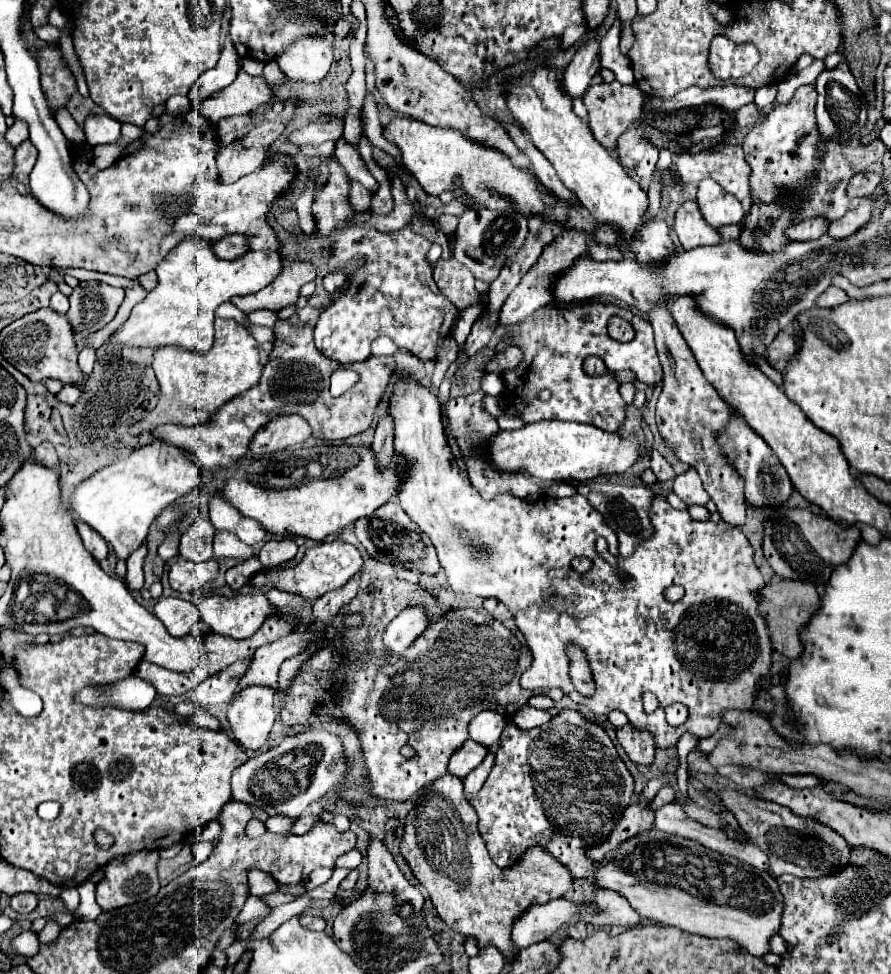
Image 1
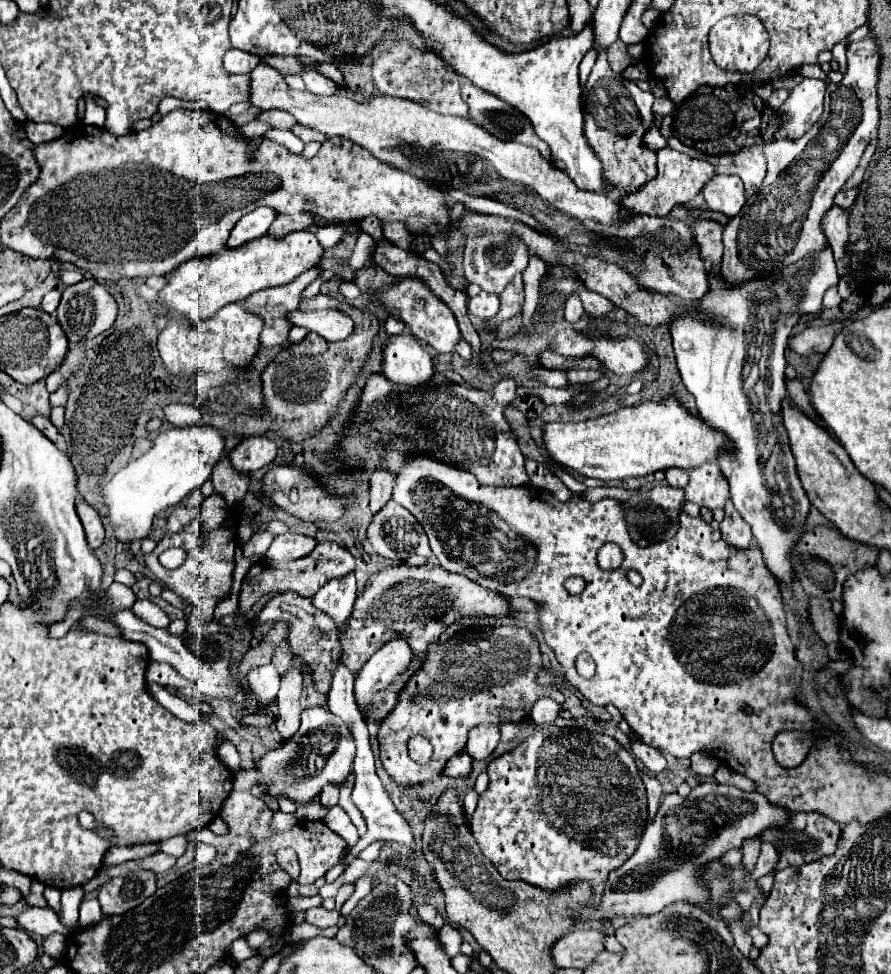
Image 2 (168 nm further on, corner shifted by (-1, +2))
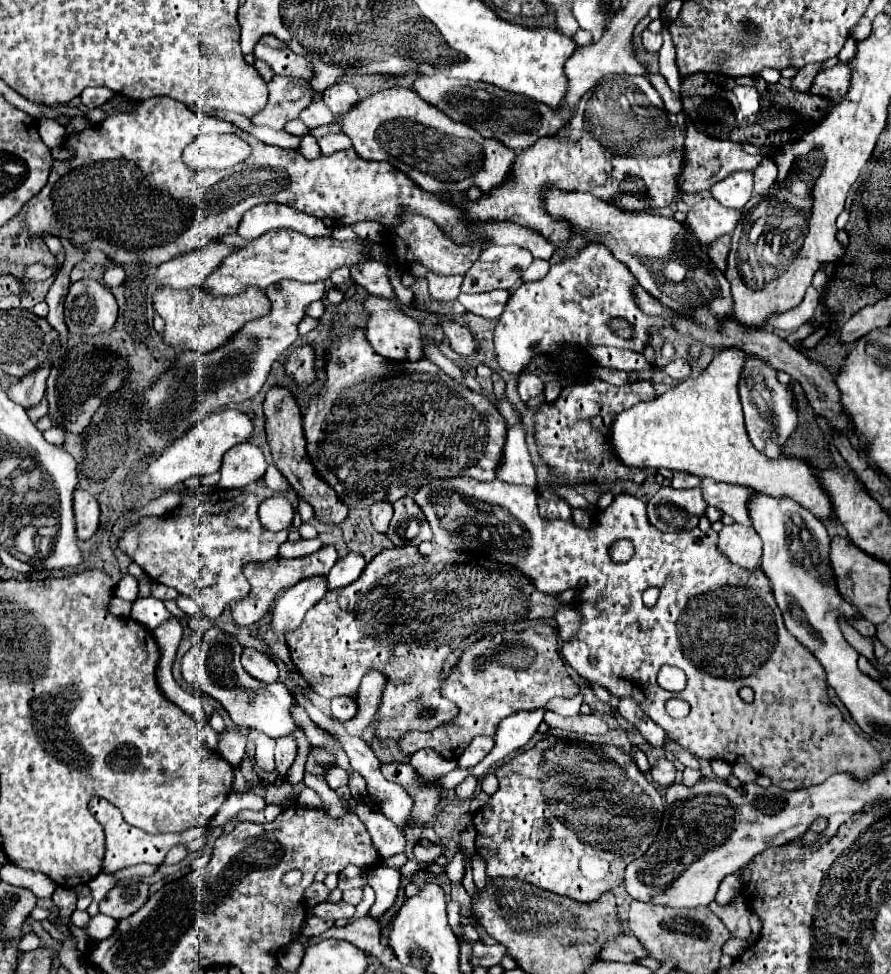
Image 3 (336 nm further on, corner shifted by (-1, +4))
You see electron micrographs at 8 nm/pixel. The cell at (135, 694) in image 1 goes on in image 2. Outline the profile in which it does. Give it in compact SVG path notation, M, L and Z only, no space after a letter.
M149 684L149 692L155 696L155 700L157 700L161 706L165 706L165 708L167 708L169 712L173 712L177 718L181 718L181 720L185 720L185 722L203 722L201 712L199 712L195 706L191 706L191 704L187 704L183 698L167 692L163 686L159 686L159 684Z

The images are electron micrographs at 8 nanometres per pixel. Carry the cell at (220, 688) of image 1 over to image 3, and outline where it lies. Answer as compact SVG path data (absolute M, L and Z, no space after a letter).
M307 578L285 590L271 608L271 630L285 634L297 630L305 612L327 592L325 578Z

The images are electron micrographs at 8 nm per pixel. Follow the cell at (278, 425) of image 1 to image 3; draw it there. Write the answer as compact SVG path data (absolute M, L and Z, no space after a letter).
M243 442L227 450L223 456L221 464L221 480L219 488L229 490L229 488L243 488L251 482L257 482L265 474L265 456L261 448L253 442Z

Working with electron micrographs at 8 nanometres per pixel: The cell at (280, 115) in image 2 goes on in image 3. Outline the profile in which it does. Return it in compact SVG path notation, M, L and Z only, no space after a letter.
M317 100L317 102L311 102L301 114L299 114L299 120L309 126L309 128L315 128L315 126L325 126L325 124L331 124L335 116L331 114L331 110L325 106L323 100Z

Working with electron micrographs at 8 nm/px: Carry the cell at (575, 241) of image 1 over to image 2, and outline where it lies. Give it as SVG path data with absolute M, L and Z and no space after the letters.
M661 148L657 152L657 158L659 158L659 176L651 180L651 184L645 184L643 188L639 188L635 196L621 198L623 208L627 208L629 212L643 212L649 216L669 216L669 212L675 206L687 204L689 200L693 200L703 190L703 186L715 176L715 166L709 160L693 158L673 148Z

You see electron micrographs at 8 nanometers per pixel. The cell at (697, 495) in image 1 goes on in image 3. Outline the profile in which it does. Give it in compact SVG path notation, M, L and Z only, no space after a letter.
M705 478L701 482L701 490L703 490L703 500L709 506L715 506L723 514L735 518L735 522L751 526L745 504L747 504L747 498L753 494L753 490L749 490L747 486L715 482L711 478Z

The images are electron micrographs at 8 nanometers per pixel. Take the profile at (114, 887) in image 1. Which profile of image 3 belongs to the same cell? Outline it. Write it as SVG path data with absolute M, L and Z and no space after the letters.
M123 880L119 882L109 894L101 900L99 910L105 916L111 916L115 920L123 920L137 912L149 896L149 884L141 880Z

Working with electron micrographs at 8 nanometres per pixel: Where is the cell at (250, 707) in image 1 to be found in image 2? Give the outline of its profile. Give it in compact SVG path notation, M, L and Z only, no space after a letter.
M265 664L265 666L253 668L247 674L247 688L251 688L251 696L255 696L265 708L277 696L279 680L281 680L281 676L279 676L277 668L273 664Z

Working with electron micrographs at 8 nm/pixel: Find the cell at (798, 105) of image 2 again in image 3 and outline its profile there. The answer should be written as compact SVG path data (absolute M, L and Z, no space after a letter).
M839 62L837 66L829 68L829 70L821 70L811 84L811 94L823 96L831 102L837 102L843 98L843 94L849 88L849 78L851 78L851 70L847 68L847 64Z

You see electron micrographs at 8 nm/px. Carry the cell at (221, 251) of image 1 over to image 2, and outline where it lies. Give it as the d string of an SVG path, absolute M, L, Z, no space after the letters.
M267 206L255 208L253 212L245 214L235 224L235 228L231 230L231 236L227 240L227 246L239 248L239 244L245 244L247 240L255 240L255 236L267 234L267 230L275 222L275 218L277 218L277 212L273 208L267 208Z

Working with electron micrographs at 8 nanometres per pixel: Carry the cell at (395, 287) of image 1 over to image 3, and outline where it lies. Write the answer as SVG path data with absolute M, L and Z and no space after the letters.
M441 320L439 326L443 328L443 334L447 336L449 346L451 346L457 354L461 354L461 356L465 356L465 358L475 356L475 352L477 352L477 342L475 342L475 338L473 338L473 334L469 332L467 326L457 324L457 322L453 322L453 320Z

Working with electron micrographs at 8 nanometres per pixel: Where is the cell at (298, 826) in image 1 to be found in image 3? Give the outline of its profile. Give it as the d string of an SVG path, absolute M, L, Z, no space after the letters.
M333 766L333 768L325 774L325 780L327 780L327 784L329 784L331 790L337 790L337 788L341 788L341 786L347 784L347 772L341 770L339 766Z

